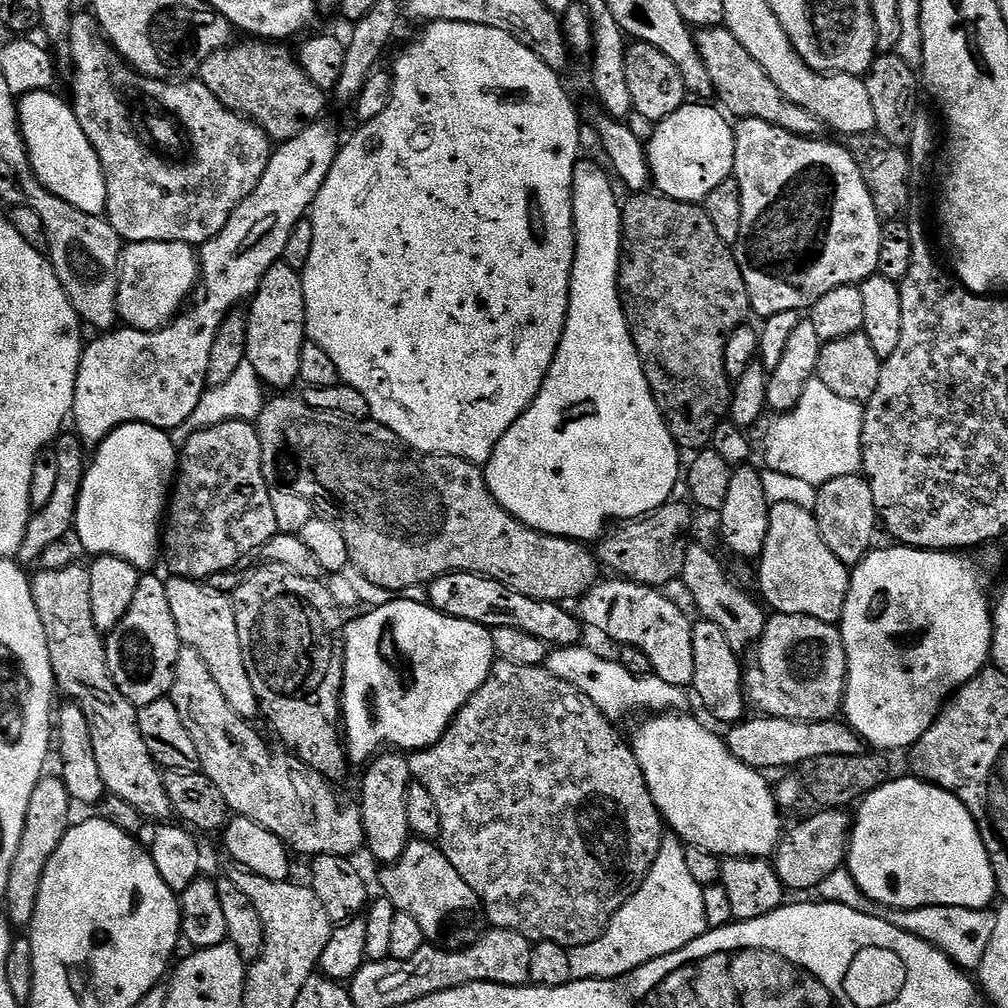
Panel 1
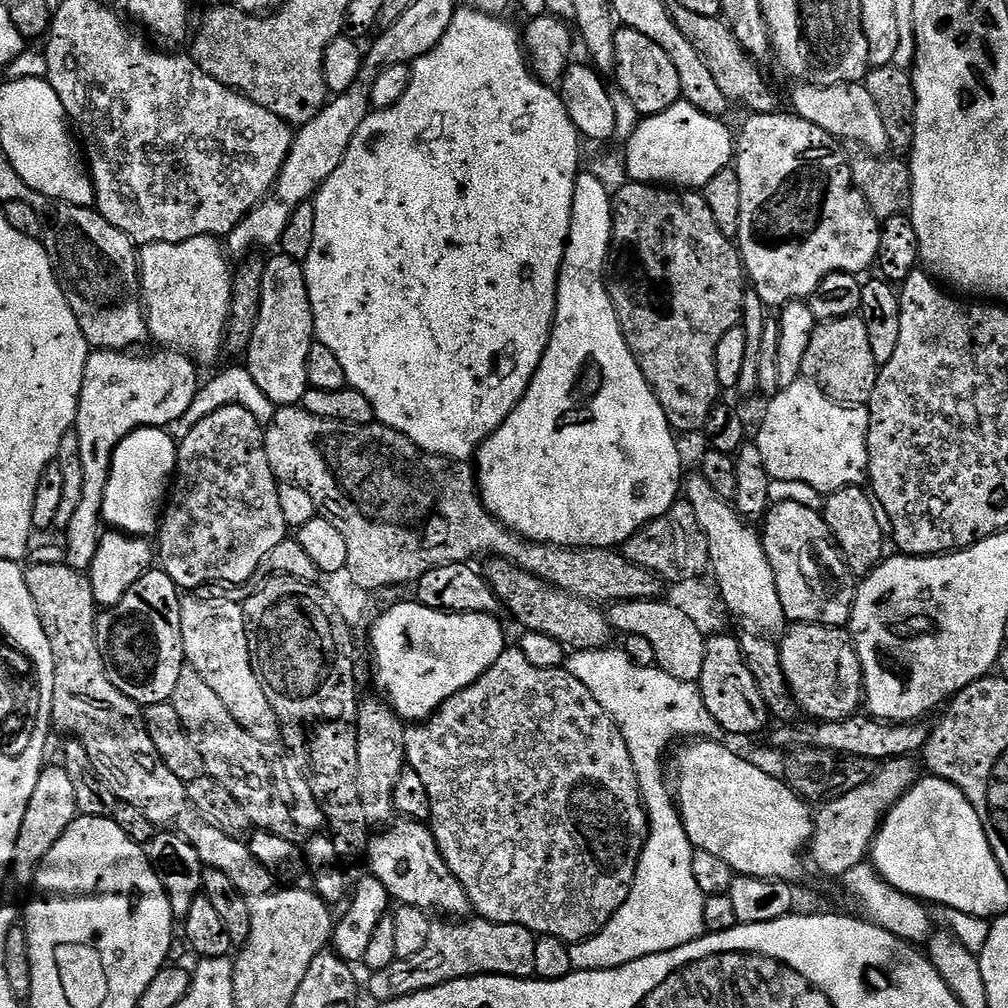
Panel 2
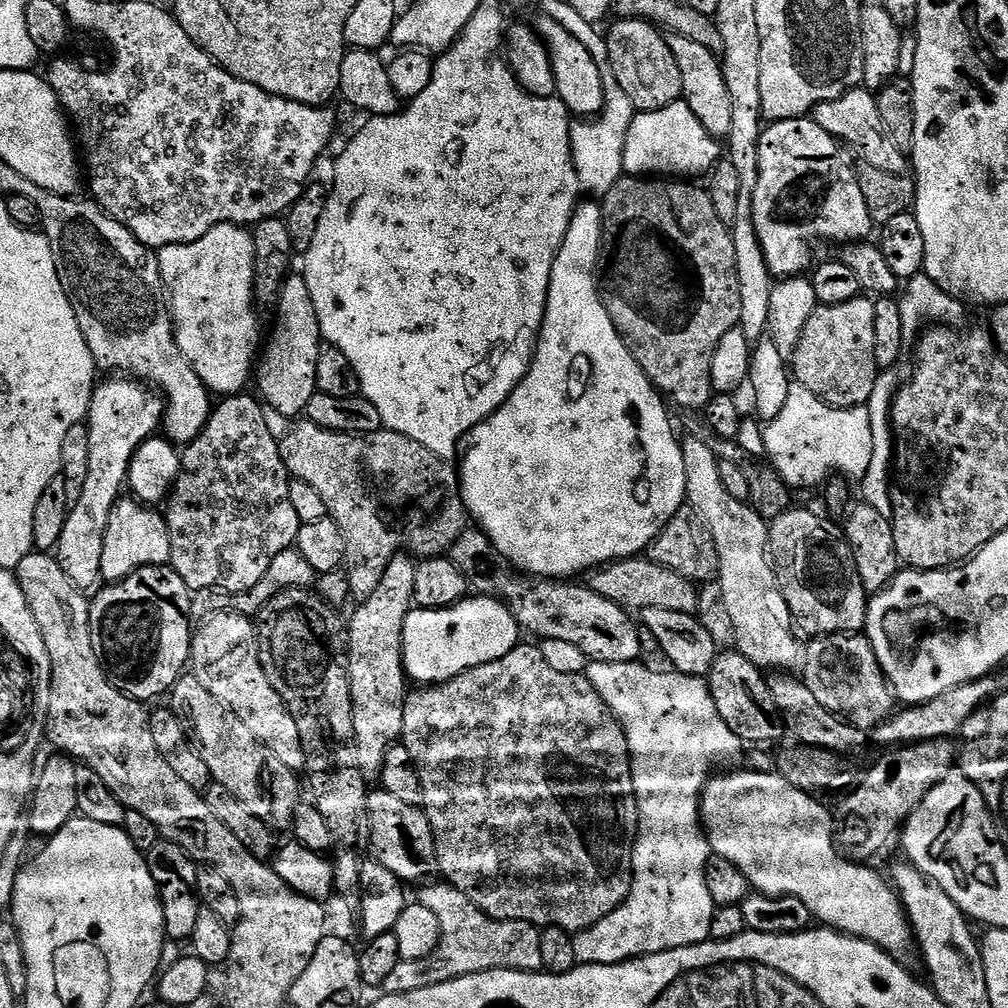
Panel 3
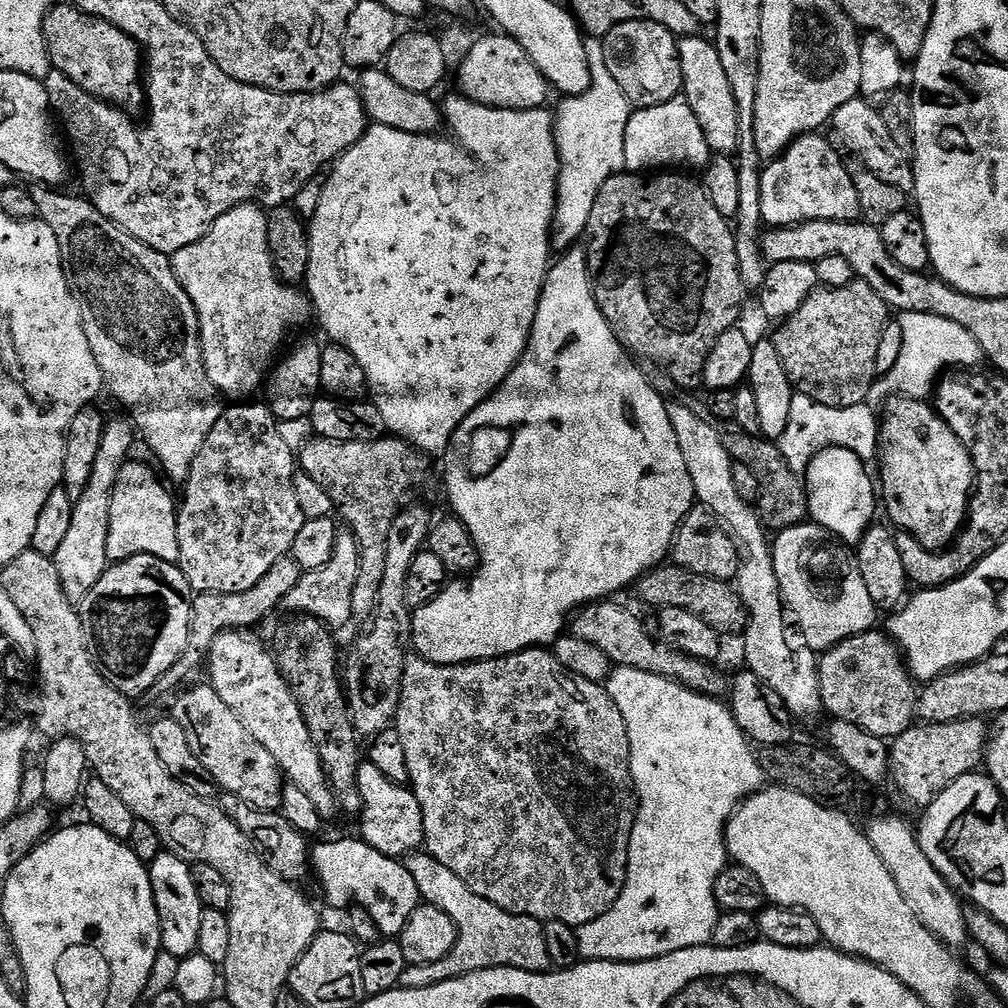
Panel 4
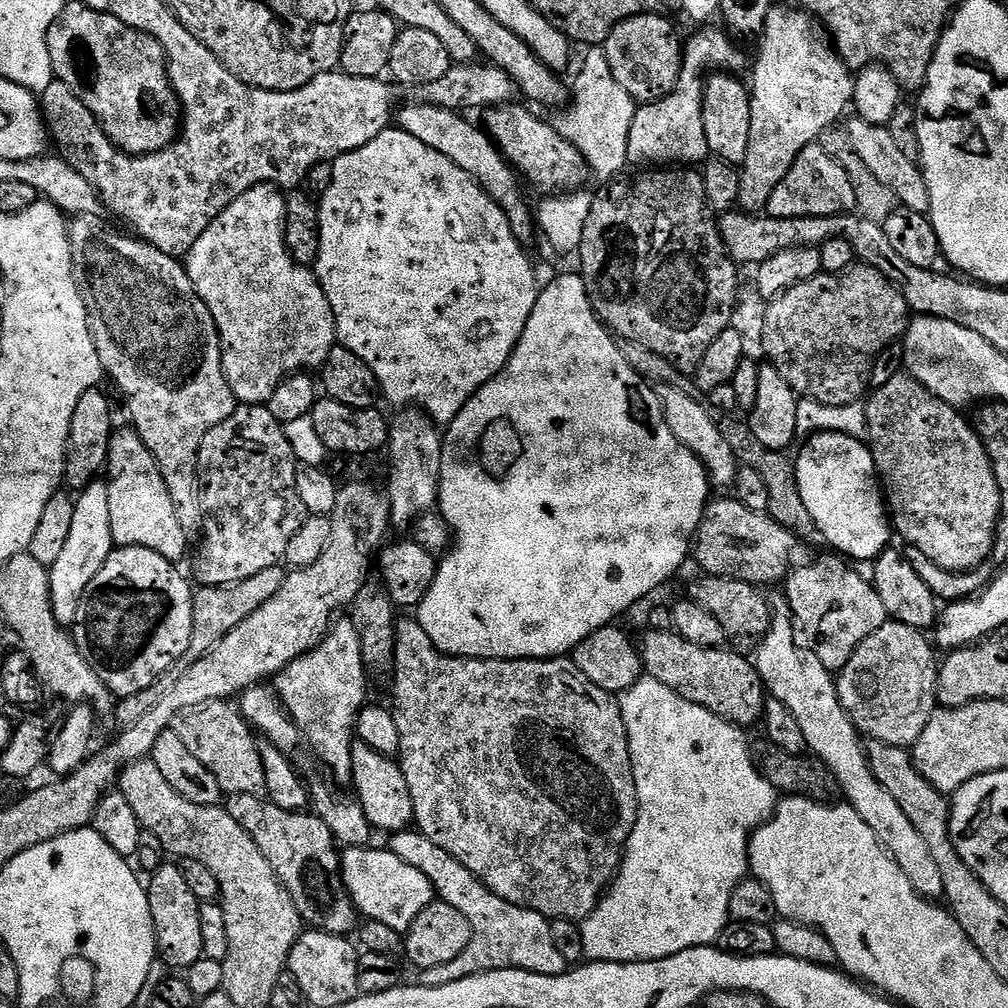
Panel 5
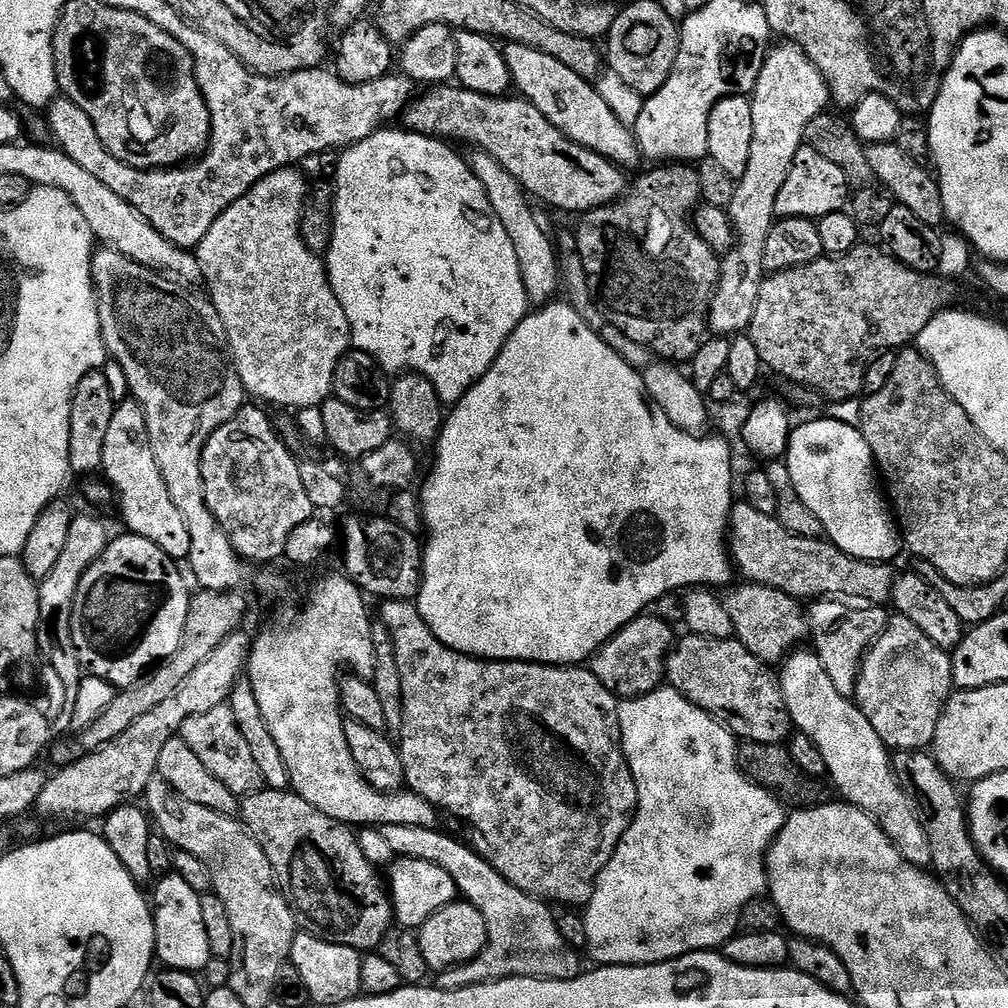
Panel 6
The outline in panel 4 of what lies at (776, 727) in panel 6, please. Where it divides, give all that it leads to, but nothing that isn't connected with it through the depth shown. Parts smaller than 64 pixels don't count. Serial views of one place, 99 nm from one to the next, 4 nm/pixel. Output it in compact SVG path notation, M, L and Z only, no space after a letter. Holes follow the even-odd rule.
M597 602L585 604L571 617L571 635L582 638L584 642L590 642L606 654L606 658L621 668L633 668L634 670L646 670L646 674L658 674L667 680L678 682L690 690L700 692L703 696L723 697L726 692L726 680L724 676L707 660L690 658L678 650L674 650L661 639L647 635L643 629L643 622L639 615L632 613L630 609L623 608L616 602Z

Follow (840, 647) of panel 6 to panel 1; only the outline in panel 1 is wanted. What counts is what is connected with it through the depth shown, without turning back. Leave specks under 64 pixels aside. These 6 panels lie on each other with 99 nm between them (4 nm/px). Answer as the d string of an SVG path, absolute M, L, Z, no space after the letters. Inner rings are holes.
M790 502L771 505L770 530L766 530L759 564L759 595L773 613L802 614L827 624L840 621L848 597L850 568L834 558L834 550L822 542L818 522L811 511Z

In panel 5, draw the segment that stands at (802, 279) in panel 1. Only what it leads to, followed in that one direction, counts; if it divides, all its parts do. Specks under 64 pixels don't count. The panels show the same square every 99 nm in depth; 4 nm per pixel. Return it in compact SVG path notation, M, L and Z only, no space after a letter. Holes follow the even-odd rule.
M819 142L806 146L798 154L790 174L778 182L778 190L770 194L767 215L774 218L806 218L807 216L842 216L856 208L854 186L838 161Z

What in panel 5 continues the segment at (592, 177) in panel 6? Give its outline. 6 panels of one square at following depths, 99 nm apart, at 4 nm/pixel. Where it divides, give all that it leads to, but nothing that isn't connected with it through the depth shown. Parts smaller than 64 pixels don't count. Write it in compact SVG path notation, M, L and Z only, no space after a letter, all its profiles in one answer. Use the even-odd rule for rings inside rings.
M519 103L500 104L483 113L482 127L492 137L500 153L507 157L529 185L532 183L534 187L541 188L541 193L559 194L583 189L584 183L590 179L590 169L582 153L570 141L562 138L547 119L539 120L531 112L531 107Z

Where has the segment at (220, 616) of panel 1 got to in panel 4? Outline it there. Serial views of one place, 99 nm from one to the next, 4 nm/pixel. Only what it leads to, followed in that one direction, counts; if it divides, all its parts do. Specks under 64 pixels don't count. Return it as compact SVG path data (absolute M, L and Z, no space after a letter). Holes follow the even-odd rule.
M233 630L218 634L208 651L206 669L211 688L238 714L242 726L250 730L251 736L278 762L285 781L298 790L303 790L318 809L321 821L328 822L338 813L338 797L332 789L332 783L324 769L322 758L314 746L314 738L310 738L310 730L302 718L302 710L294 698L294 694L284 681L275 655L254 638L248 630Z

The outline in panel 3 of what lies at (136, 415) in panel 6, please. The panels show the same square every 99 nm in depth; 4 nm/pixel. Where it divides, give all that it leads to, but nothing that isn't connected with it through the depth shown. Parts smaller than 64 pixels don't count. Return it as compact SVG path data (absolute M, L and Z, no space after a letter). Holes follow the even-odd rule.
M121 498L114 510L110 510L110 522L106 522L106 539L102 545L101 581L125 580L134 574L134 570L146 566L171 565L168 521L156 511L155 507L141 504L135 498Z

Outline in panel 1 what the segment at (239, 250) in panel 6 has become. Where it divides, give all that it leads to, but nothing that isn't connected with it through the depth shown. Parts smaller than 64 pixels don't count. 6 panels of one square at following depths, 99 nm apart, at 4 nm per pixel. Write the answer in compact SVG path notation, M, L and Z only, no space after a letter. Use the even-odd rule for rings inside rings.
M182 242L128 244L120 253L120 285L116 299L119 319L139 332L156 332L180 315L200 278L198 252Z

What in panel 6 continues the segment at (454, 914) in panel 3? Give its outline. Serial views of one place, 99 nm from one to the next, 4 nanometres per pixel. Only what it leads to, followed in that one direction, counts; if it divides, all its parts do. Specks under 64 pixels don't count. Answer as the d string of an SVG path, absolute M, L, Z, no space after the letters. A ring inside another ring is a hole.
M381 824L379 829L382 838L386 838L386 842L390 845L393 857L434 862L434 866L440 866L442 870L446 870L446 874L450 874L457 893L477 908L482 914L482 918L486 918L488 937L486 946L480 951L478 958L465 964L459 964L457 968L448 968L444 972L435 973L435 987L441 990L462 990L470 986L488 984L492 980L505 980L511 976L538 978L539 980L572 980L575 976L581 975L582 967L580 968L580 960L576 957L579 956L577 949L572 948L566 942L566 938L562 938L556 925L557 913L552 913L553 909L545 901L537 900L536 897L518 890L518 886L506 882L506 878L502 878L502 874L498 874L498 870L494 870L494 866L490 866L475 847L468 845L467 848L462 841L440 832L439 827L423 828L422 826L386 826Z

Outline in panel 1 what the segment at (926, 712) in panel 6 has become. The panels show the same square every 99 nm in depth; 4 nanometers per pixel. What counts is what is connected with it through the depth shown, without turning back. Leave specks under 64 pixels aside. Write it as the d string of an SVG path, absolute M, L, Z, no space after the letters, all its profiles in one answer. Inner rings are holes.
M772 614L762 638L754 645L756 661L747 665L744 690L748 703L757 713L787 720L831 720L843 709L848 681L848 659L842 634L836 624L802 614Z

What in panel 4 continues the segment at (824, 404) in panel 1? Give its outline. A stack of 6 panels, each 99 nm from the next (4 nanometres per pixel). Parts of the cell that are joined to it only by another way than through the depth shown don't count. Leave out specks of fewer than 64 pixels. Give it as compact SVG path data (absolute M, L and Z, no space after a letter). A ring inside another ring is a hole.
M795 393L791 400L789 425L778 442L779 448L790 468L799 474L805 473L813 458L828 448L852 450L860 460L873 461L879 453L880 442L879 417L873 411L875 409L866 402L852 407L828 407Z

